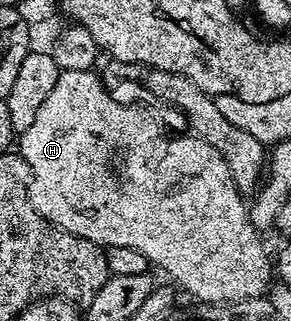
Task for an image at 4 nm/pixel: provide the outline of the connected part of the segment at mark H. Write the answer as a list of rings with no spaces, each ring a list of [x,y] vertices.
[[[92,71],[60,72],[58,83],[54,83],[54,91],[50,91],[50,96],[42,103],[34,123],[30,123],[30,128],[25,133],[19,134],[18,152],[26,159],[32,172],[28,182],[28,194],[33,207],[47,221],[53,221],[59,229],[84,237],[98,246],[134,247],[134,251],[142,251],[149,263],[153,266],[161,265],[190,296],[197,297],[197,302],[205,305],[225,305],[227,301],[245,301],[265,296],[274,281],[274,265],[270,257],[268,261],[268,253],[260,242],[261,230],[252,225],[249,206],[230,175],[230,167],[226,167],[226,159],[222,159],[222,155],[218,155],[218,151],[201,137],[164,137],[159,123],[146,110],[139,109],[136,105],[123,105],[118,98],[111,97],[94,74]]]

